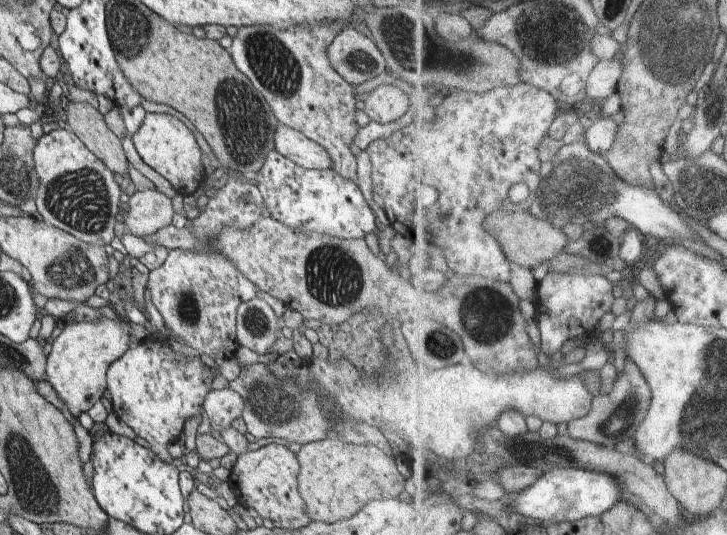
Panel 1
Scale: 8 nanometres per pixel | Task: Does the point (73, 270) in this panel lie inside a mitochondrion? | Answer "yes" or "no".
yes

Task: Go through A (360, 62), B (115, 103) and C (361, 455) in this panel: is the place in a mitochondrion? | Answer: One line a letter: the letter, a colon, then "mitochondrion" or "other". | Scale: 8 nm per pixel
A: mitochondrion
B: other
C: other

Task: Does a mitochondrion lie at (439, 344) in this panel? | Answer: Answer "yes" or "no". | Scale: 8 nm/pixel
yes

